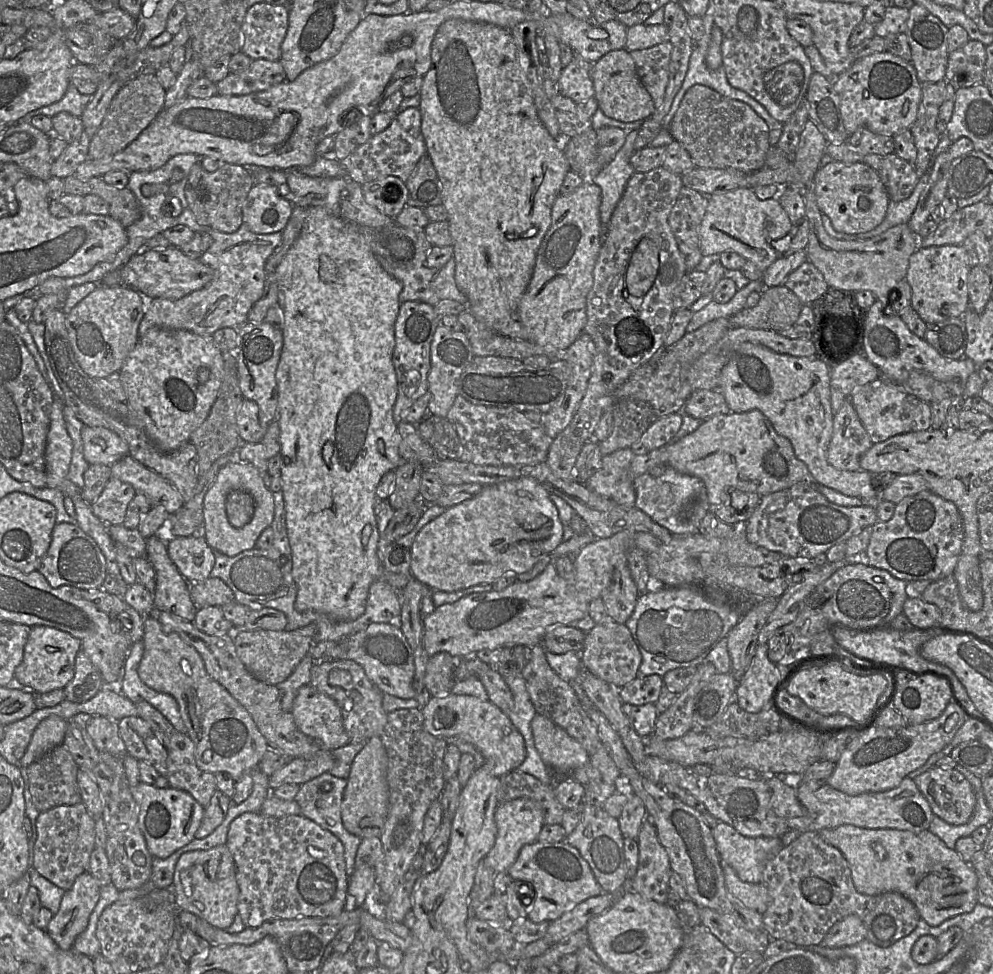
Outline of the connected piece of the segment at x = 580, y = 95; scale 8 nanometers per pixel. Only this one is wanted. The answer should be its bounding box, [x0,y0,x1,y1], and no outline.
[557,60,594,104]

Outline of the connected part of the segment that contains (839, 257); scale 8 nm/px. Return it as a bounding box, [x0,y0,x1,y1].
[802,188,921,299]

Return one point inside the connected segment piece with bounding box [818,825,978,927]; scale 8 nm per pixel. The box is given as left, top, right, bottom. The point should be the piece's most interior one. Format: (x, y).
(919, 866)

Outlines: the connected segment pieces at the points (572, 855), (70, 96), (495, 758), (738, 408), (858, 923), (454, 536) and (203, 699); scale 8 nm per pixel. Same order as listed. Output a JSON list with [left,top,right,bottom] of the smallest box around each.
[[507,840,602,923],[7,82,92,125],[421,693,526,777],[718,342,873,498],[818,914,867,948],[411,478,563,592],[138,616,268,782]]

